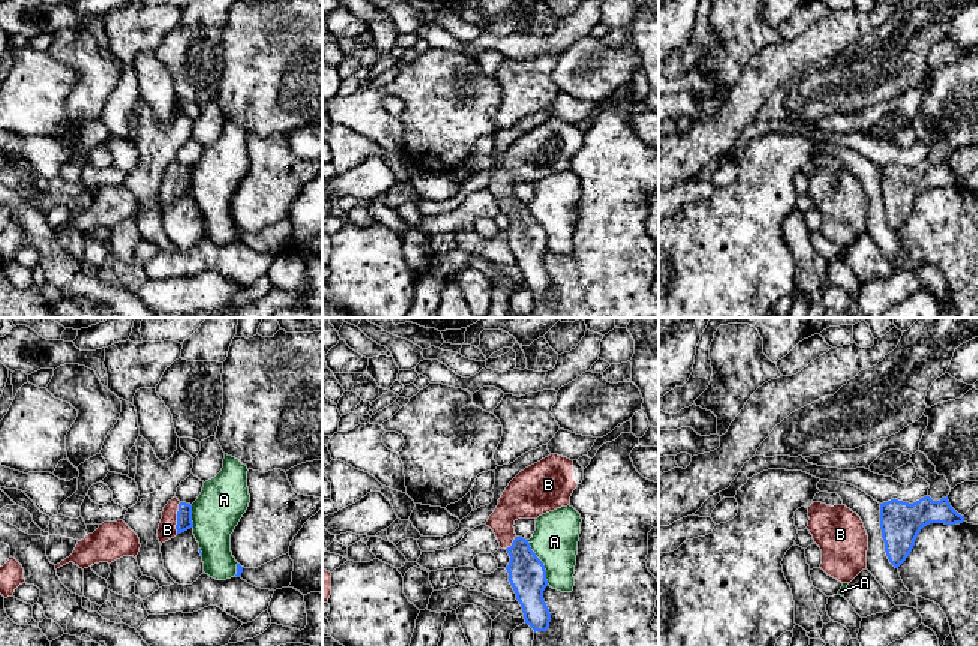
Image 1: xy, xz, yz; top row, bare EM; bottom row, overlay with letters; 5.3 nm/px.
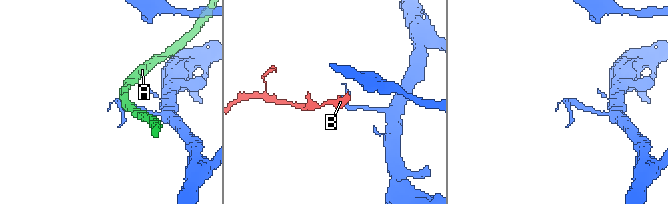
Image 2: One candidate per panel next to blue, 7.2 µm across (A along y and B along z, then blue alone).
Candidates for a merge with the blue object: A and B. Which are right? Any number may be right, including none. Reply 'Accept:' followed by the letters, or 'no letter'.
Accept: B

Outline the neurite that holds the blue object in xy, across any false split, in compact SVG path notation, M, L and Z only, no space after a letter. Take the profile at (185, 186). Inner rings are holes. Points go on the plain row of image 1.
M177 162L168 165L168 168L164 171L158 193L158 204L160 210L174 202L177 198L182 198L190 192L194 192L192 169L180 166Z

